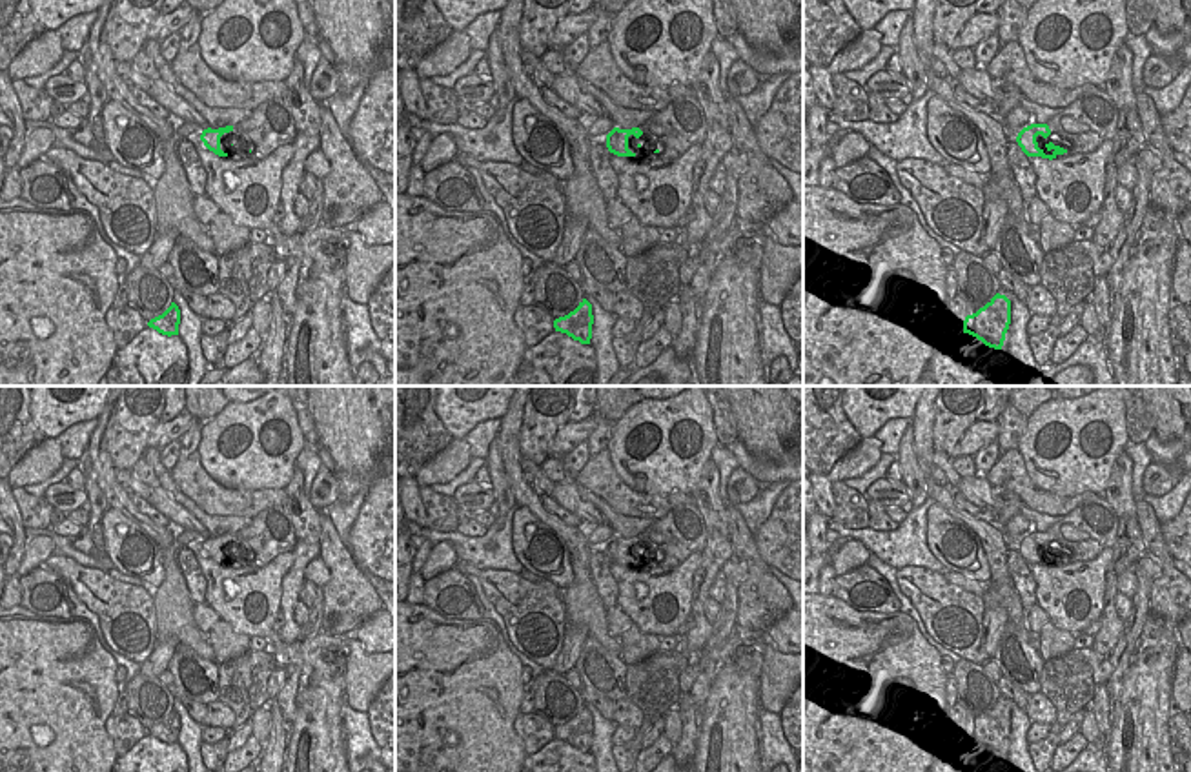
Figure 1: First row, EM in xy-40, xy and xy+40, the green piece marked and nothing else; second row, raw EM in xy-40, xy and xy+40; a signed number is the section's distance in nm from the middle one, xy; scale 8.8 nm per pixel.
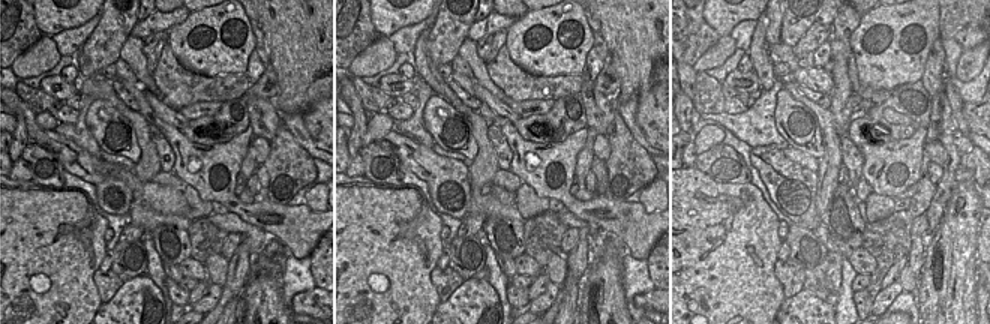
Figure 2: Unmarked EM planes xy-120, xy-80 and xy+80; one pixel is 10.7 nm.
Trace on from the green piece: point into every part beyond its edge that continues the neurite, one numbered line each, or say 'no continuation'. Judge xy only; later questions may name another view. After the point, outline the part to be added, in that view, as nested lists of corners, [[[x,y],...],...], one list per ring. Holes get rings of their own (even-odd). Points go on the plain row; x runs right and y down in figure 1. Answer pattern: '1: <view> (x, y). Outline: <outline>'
1: xy (645, 559). Outline: [[[634,543],[628,544],[628,557],[636,563],[634,566],[639,568],[650,568],[652,564],[657,564],[656,554],[646,554],[645,550],[639,550]]]

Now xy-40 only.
1: xy-40 (235, 559). Outline: [[[237,533],[229,541],[224,541],[220,544],[220,557],[228,563],[226,566],[231,568],[249,568],[249,559],[255,557],[255,554],[239,554],[233,546],[239,544],[240,539]]]

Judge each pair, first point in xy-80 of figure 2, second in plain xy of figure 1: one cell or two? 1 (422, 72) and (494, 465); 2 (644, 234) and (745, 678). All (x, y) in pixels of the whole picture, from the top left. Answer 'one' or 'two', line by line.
1: two
2: two

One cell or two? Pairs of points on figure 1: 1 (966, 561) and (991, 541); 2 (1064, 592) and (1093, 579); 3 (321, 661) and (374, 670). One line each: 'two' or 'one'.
1: two
2: one
3: one

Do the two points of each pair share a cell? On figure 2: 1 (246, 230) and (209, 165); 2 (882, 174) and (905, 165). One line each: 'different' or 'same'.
1: different
2: same

